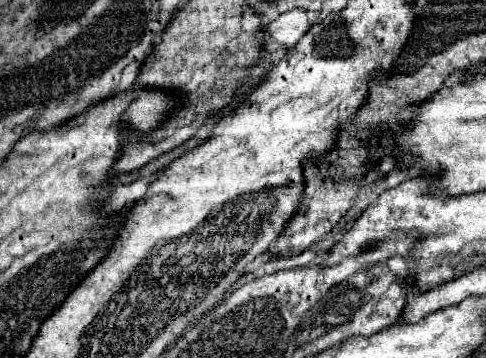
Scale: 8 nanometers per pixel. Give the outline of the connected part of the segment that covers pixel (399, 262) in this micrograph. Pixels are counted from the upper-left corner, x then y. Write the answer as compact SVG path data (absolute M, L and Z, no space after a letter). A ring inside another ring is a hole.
M394 256L387 261L388 268L402 281L406 276L408 263L407 260L400 256Z

